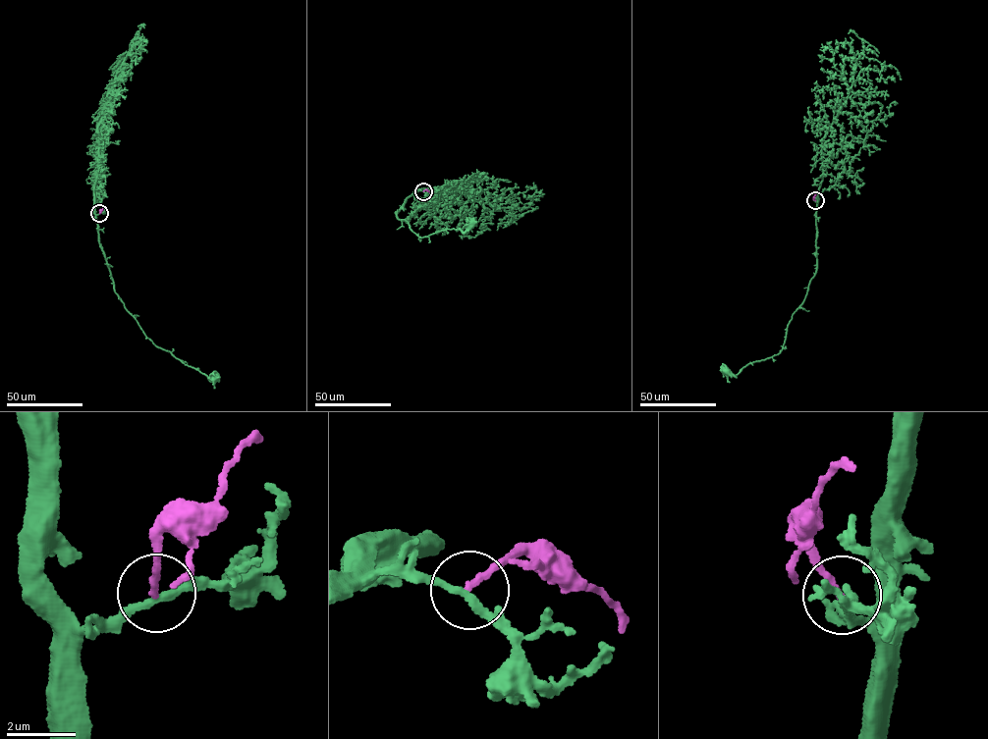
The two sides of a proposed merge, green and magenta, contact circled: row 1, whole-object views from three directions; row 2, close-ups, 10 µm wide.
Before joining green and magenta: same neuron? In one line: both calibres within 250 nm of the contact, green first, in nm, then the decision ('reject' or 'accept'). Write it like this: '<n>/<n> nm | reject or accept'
200/180 nm | reject

